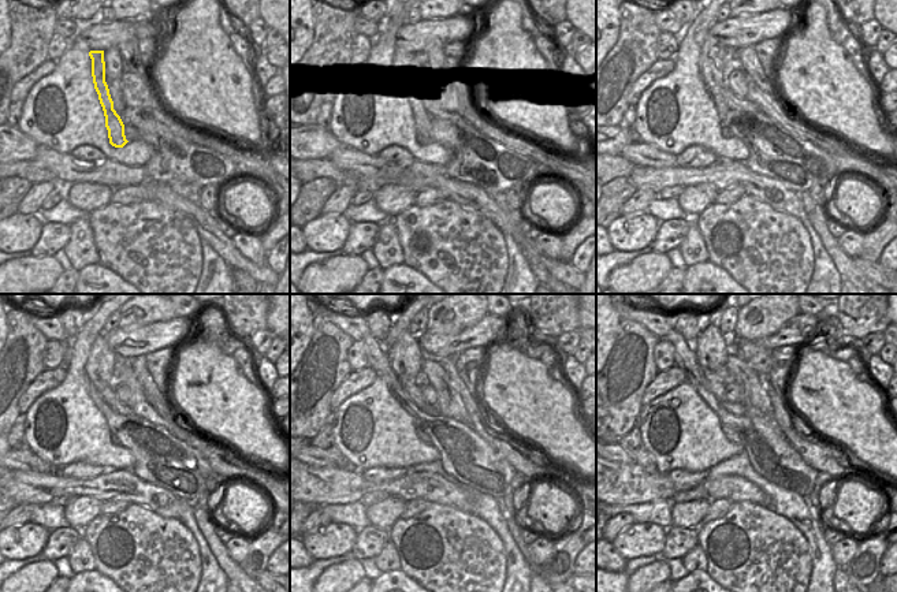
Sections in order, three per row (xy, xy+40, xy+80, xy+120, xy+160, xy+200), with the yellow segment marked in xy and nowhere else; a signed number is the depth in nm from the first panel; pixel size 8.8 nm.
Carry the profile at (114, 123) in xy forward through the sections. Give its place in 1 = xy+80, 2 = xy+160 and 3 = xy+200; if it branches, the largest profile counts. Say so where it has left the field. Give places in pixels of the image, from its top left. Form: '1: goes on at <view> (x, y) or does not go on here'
1: goes on at xy+80 (711, 59)
2: goes on at xy+160 (405, 356)
3: goes on at xy+200 (711, 353)

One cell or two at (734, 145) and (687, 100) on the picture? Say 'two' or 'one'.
one

